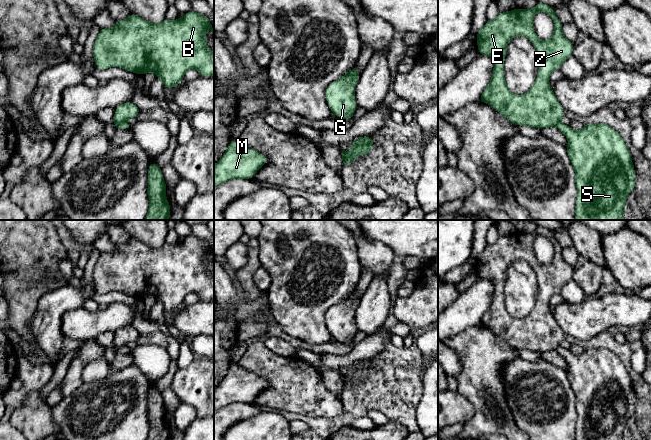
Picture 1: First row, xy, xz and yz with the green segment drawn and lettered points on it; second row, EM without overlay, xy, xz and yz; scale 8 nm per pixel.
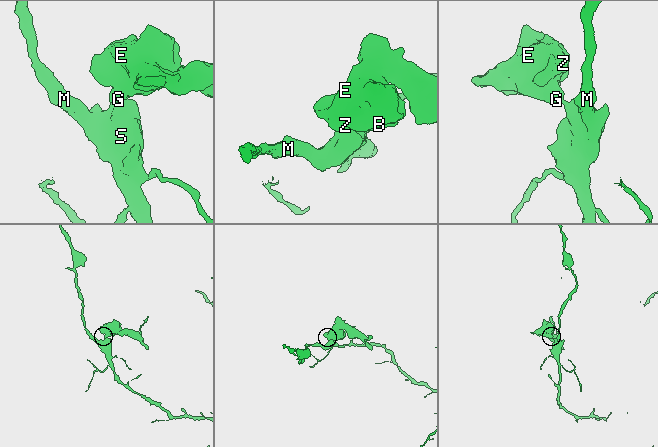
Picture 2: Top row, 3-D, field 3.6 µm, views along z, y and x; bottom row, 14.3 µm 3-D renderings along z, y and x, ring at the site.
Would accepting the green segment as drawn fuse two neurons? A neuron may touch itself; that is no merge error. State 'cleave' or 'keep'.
cleave

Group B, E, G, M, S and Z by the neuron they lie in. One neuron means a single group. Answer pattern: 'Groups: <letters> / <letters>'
Groups: B E G Z / M S

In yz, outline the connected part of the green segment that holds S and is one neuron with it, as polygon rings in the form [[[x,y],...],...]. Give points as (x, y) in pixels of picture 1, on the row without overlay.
[[[560,346],[557,352],[568,363],[566,374],[575,395],[575,440],[623,440],[627,421],[635,412],[635,392],[630,374],[621,359],[606,347],[584,348],[584,351],[577,355]]]

